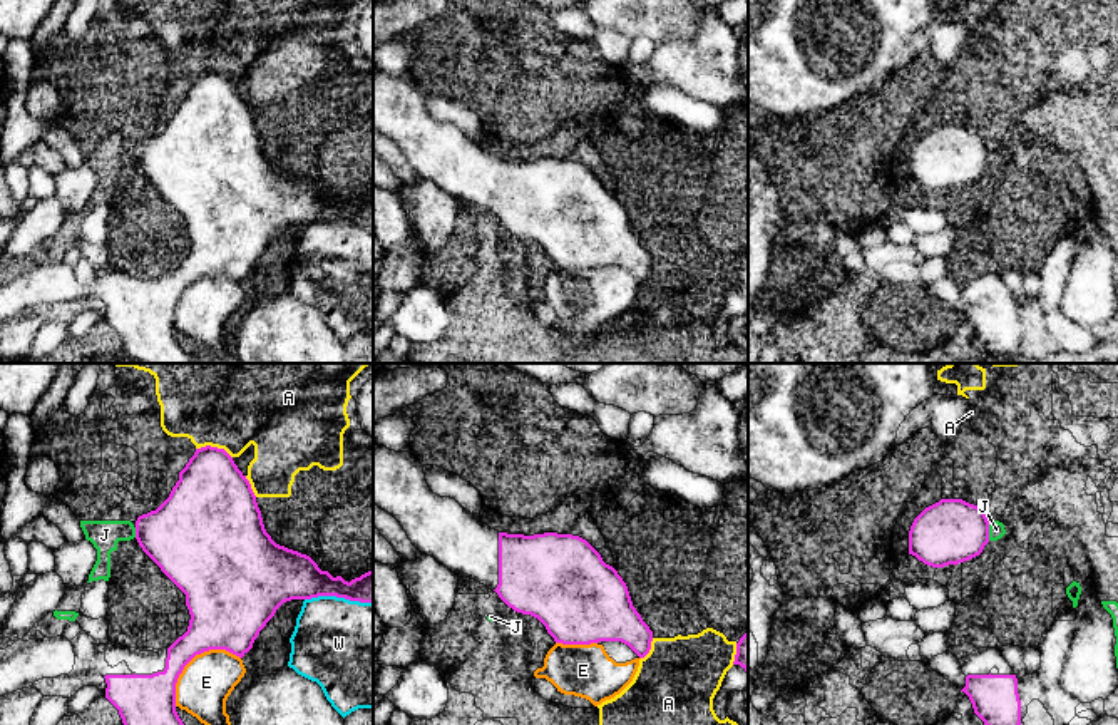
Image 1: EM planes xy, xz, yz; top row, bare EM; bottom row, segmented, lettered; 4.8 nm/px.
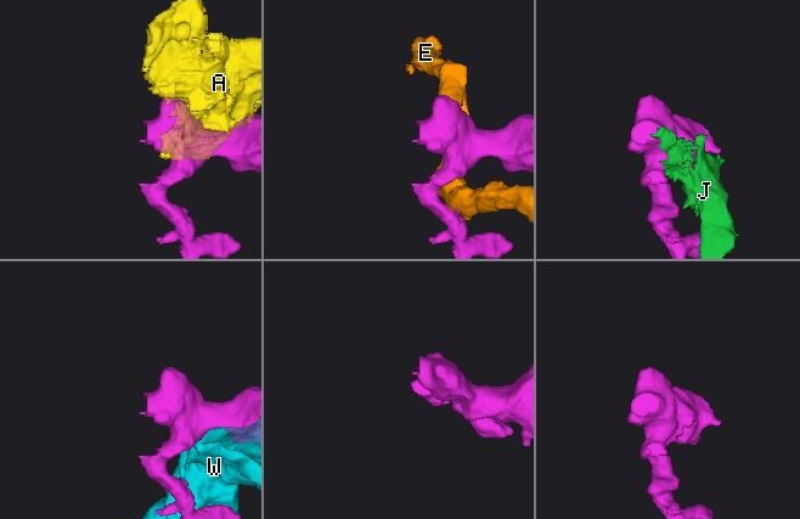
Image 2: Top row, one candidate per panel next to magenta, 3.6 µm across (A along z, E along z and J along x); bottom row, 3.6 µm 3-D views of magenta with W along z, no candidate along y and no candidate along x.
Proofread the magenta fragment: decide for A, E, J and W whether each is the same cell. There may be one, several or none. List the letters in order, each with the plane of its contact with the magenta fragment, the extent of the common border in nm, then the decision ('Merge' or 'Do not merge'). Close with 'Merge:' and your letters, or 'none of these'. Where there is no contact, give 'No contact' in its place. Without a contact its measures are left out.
A: Touches magenta in xy. Shared border 180 nm. Do not merge
E: Touches magenta in xy. Shared border 400 nm. Do not merge
J: Touches magenta in yz. Shared border 100 nm. Do not merge
W: Touches magenta in xy. Shared border 320 nm. Do not merge
Merge: none of these

